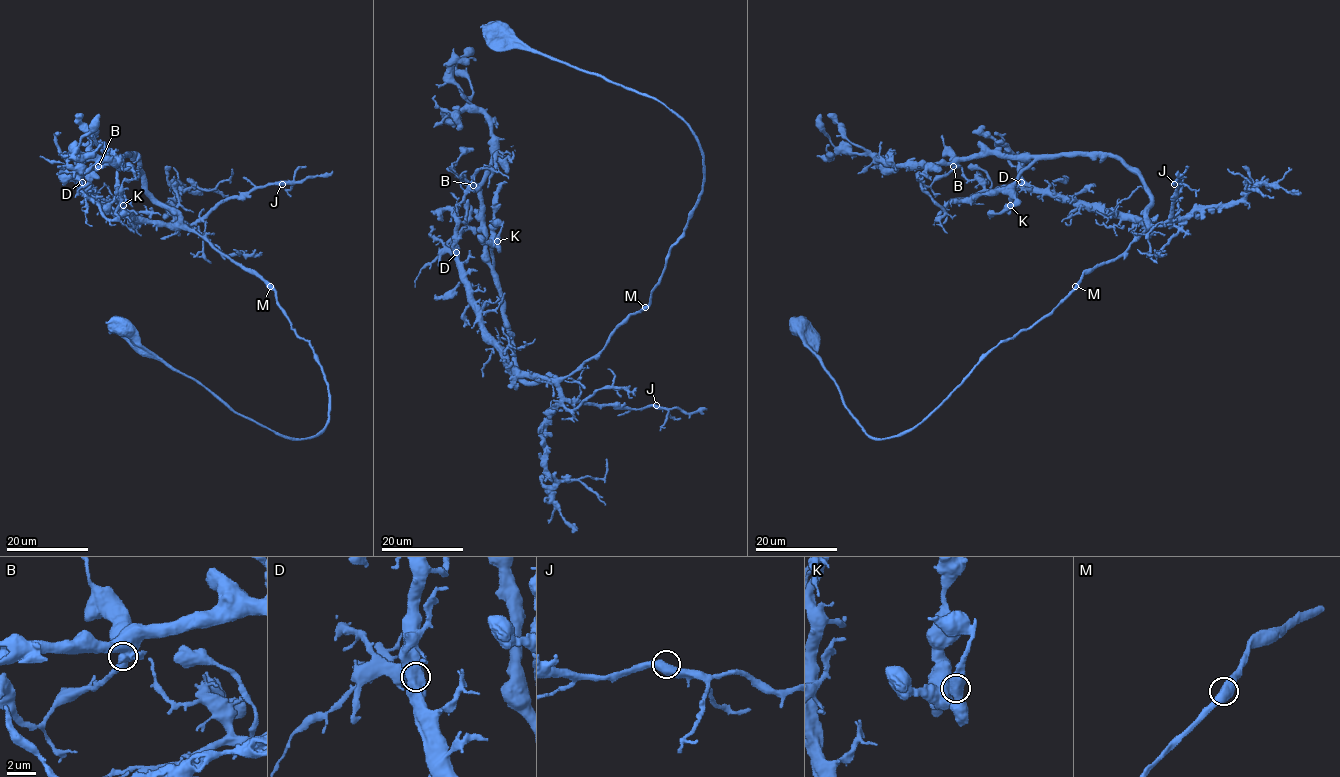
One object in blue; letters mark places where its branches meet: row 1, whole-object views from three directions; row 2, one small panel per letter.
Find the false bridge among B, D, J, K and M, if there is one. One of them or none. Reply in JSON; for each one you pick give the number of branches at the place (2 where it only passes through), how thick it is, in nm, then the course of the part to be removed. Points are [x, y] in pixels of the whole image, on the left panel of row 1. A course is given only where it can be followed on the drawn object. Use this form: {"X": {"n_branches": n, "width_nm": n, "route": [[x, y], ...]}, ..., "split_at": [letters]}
{"split_at": []}

